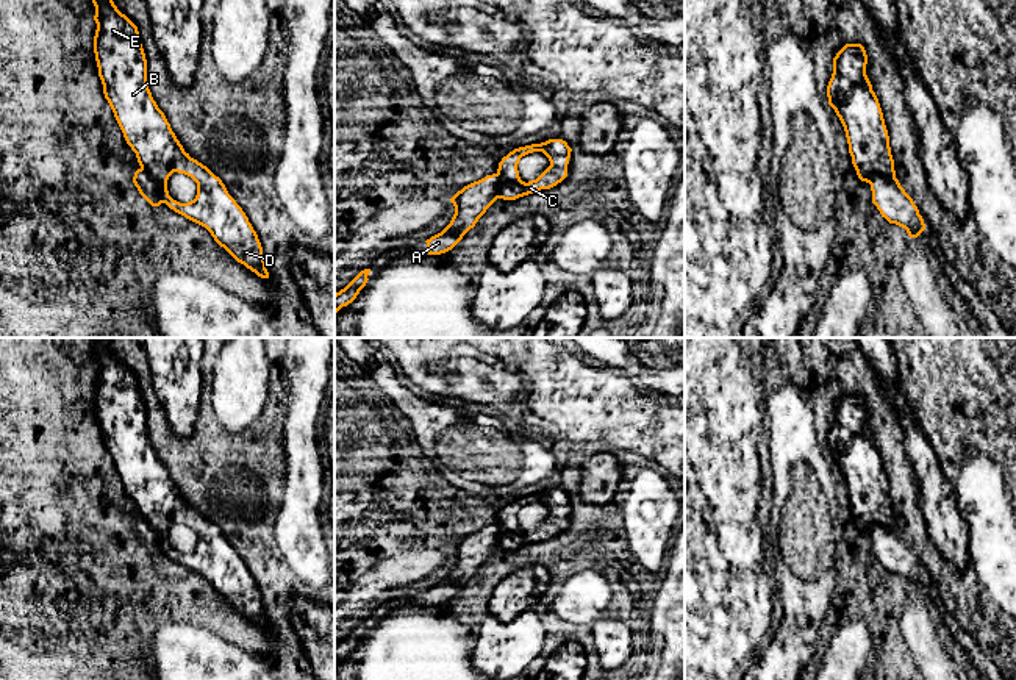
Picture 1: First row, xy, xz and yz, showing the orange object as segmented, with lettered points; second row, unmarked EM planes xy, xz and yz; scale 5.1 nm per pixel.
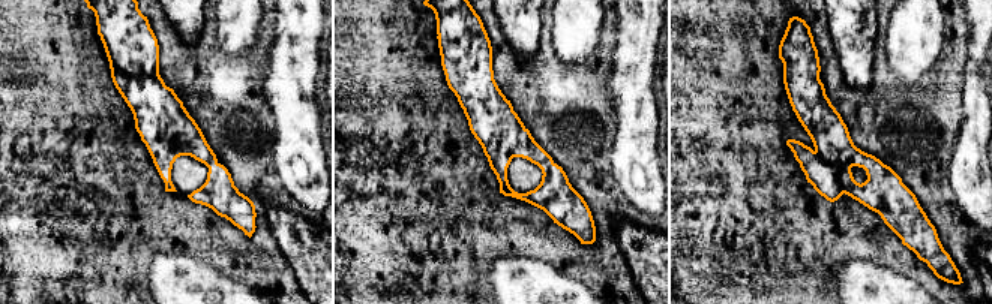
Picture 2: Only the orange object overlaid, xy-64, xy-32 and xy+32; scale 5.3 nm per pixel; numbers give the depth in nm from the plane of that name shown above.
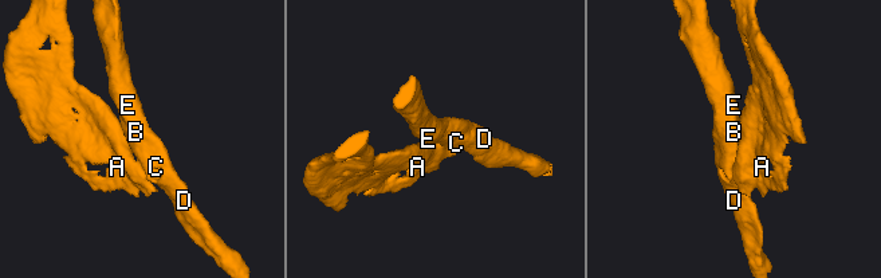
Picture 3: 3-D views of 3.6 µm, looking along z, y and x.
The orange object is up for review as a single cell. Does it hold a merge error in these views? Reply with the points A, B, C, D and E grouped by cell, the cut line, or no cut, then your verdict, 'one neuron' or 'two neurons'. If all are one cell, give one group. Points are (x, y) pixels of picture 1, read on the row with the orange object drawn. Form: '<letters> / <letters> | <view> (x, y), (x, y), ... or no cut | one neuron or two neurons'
A / B C D E | xy (141, 168), (158, 183), (158, 194), (163, 202) | two neurons

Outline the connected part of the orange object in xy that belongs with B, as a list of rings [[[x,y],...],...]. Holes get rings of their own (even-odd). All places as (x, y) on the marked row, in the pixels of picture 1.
[[[113,0],[92,3],[97,23],[94,53],[105,98],[141,169],[159,183],[163,203],[205,227],[238,263],[258,277],[269,278],[263,247],[249,217],[222,180],[184,152],[153,100],[138,27]],[[174,172],[184,174],[197,183],[194,200],[180,203],[169,195],[167,180]]]

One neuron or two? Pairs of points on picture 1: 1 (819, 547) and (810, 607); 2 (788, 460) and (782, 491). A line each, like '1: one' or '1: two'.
1: one
2: one

